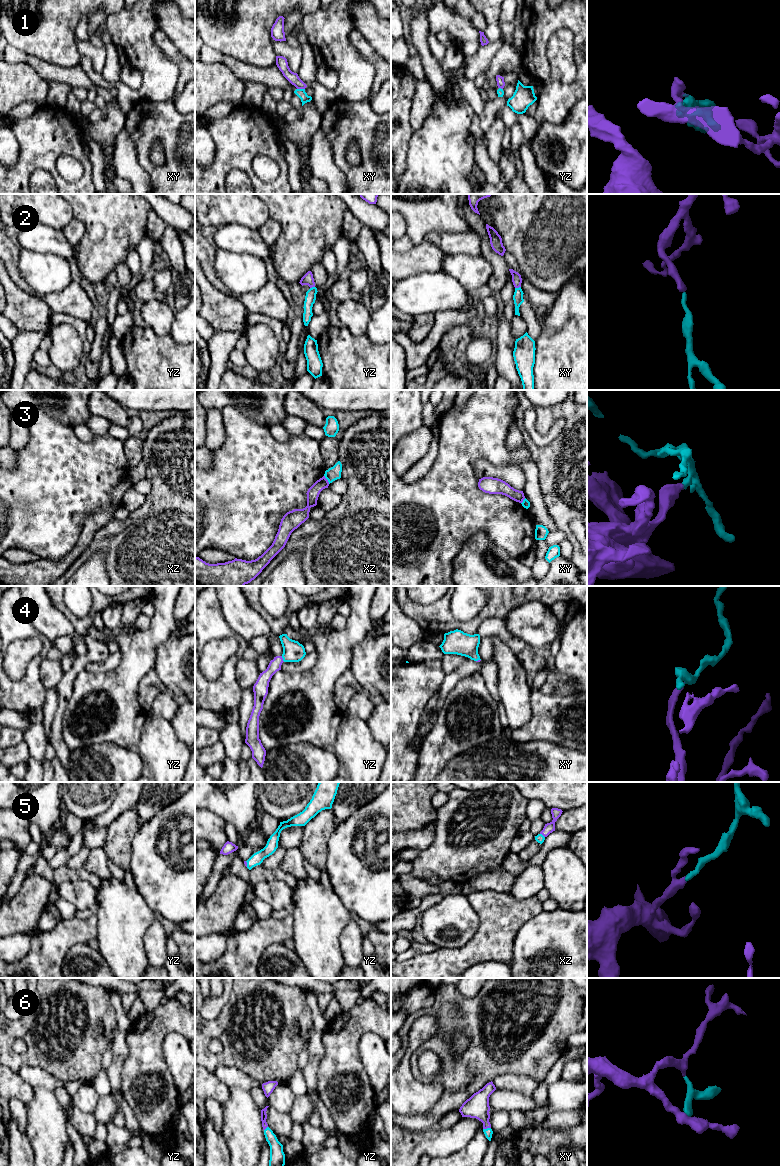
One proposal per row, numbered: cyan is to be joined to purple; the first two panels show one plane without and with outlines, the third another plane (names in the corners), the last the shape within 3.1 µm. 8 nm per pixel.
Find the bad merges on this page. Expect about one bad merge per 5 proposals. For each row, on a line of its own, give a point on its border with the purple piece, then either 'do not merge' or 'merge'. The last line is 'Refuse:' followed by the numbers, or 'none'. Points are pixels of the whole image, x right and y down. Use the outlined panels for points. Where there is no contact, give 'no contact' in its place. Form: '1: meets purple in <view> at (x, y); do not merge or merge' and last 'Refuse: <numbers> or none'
1: meets purple in xy at (301, 88); do not merge
2: meets purple in xy at (517, 287); merge
3: meets purple in xz at (326, 479); do not merge
4: meets purple in yz at (282, 659); merge
5: meets purple in xz at (542, 834); merge
6: meets purple in xy at (486, 1128); merge
Refuse: 1, 3

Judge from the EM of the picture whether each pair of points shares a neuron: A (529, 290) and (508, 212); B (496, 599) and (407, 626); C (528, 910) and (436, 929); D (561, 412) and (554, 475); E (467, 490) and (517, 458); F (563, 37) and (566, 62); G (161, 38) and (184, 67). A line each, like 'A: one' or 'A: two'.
A: two
B: two
C: two
D: one
E: one
F: one
G: one

